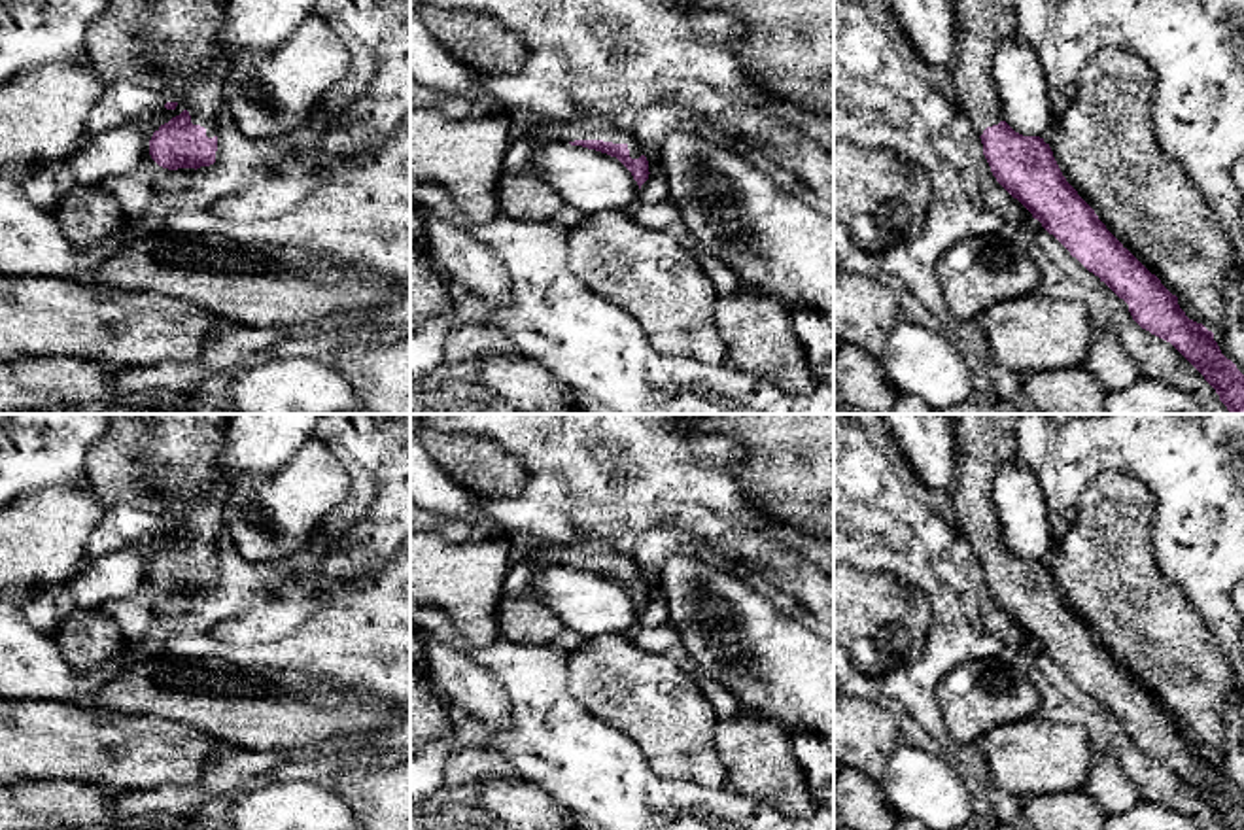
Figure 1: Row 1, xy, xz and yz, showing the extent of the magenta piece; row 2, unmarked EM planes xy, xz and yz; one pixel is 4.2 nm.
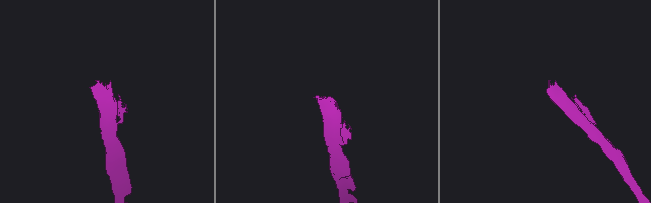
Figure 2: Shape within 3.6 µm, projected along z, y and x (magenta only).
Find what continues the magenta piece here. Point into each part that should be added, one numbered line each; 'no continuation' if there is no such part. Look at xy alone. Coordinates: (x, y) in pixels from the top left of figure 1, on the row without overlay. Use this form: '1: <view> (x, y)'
1: xy (148, 471)

